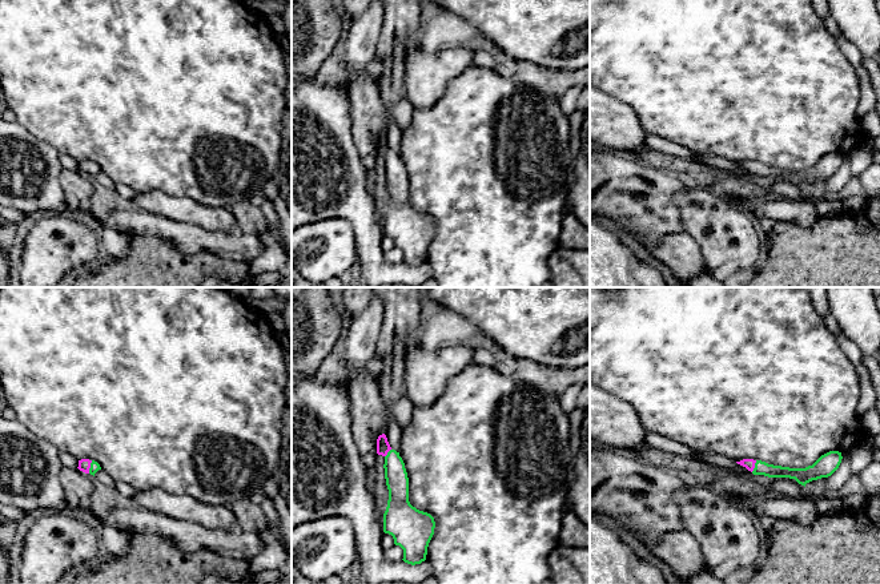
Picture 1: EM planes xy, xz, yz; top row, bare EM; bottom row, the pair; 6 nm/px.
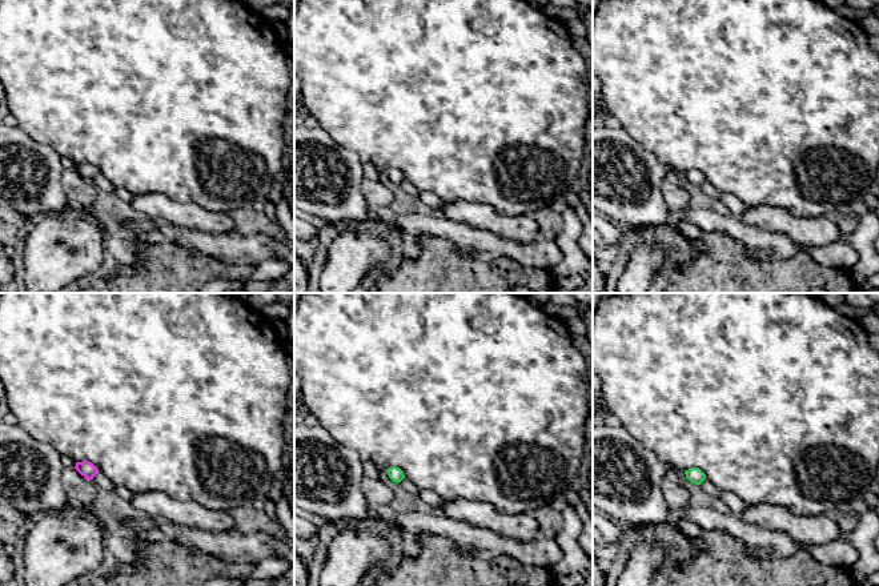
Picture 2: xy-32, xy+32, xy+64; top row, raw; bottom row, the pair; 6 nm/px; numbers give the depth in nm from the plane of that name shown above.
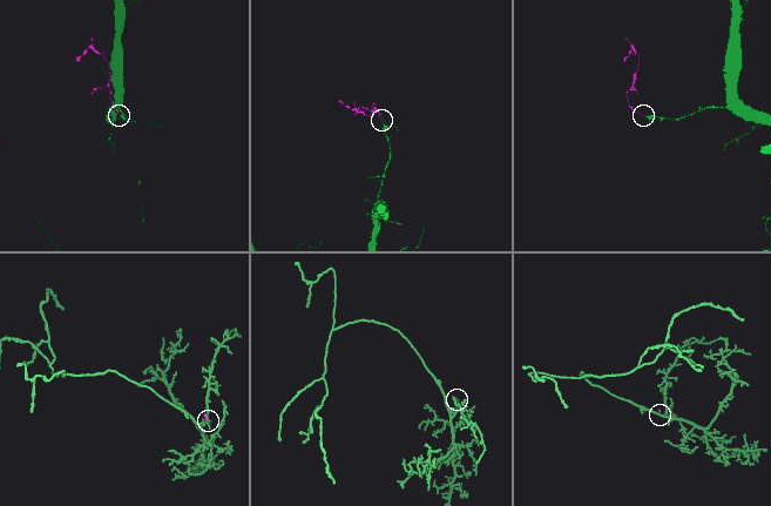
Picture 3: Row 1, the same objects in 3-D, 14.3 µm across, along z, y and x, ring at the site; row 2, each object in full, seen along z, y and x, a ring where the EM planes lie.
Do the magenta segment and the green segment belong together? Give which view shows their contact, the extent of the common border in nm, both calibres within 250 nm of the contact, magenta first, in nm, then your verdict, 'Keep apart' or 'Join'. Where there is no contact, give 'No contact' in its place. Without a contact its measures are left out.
Touches magenta in xy. Shared border 80 nm. Thickness 80 nm (magenta) against 60 nm. Join

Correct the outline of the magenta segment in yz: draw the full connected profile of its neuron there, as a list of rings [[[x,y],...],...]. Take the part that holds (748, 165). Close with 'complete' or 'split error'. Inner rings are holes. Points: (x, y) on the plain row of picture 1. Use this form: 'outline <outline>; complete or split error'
outline [[[829,153],[821,157],[812,168],[805,170],[773,168],[754,161],[743,161],[736,165],[746,169],[754,177],[764,177],[768,180],[789,180],[805,189],[805,186],[812,182],[831,178],[839,170],[841,161],[841,154]]]; split error

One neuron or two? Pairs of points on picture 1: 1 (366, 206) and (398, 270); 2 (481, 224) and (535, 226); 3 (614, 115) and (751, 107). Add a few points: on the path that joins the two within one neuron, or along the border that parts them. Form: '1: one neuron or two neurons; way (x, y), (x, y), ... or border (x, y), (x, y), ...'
1: one neuron; way (366, 225), (370, 254), (380, 264)
2: one neuron; way (494, 224), (522, 226)
3: two neurons; border (610, 95), (623, 101), (635, 113), (646, 131)

